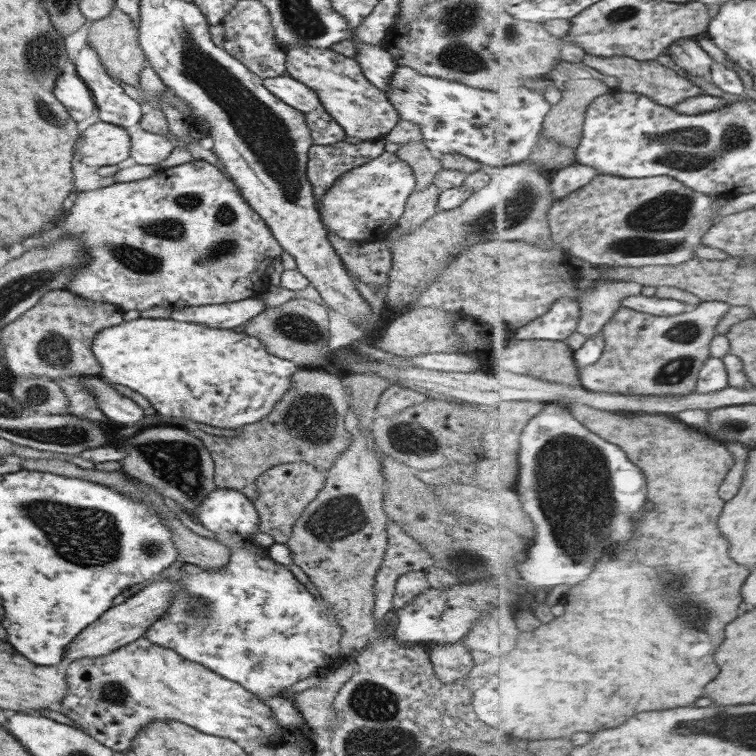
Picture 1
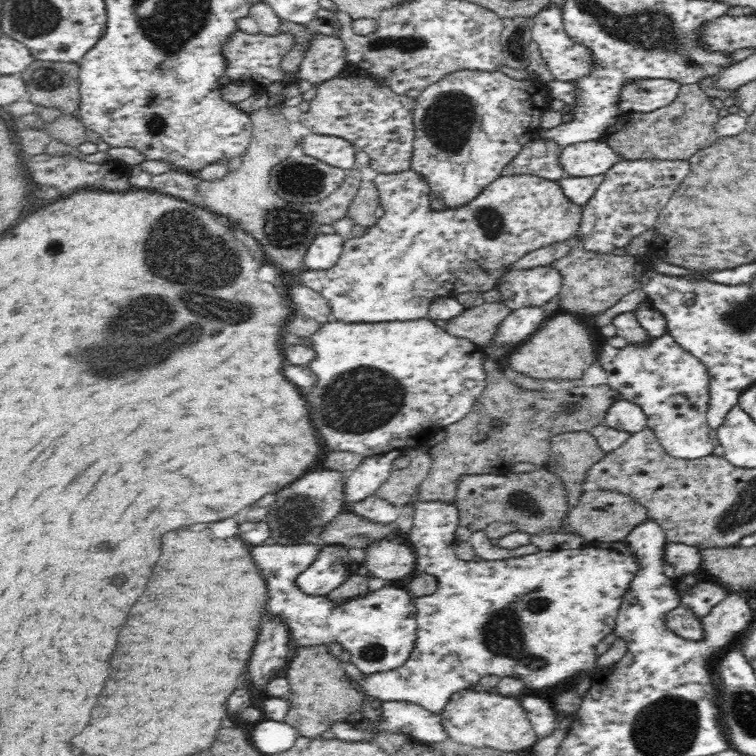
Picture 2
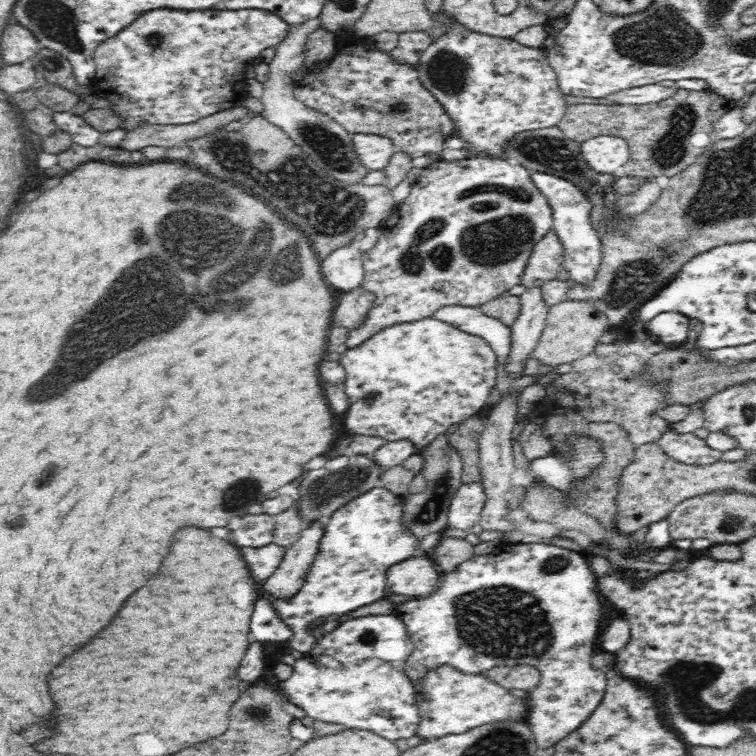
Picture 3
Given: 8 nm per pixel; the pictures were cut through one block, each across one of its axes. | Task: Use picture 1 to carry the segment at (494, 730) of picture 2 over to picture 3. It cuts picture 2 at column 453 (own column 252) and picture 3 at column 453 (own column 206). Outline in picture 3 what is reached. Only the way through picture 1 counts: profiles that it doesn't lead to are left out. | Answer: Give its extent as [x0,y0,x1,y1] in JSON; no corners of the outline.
[414,665,529,740]

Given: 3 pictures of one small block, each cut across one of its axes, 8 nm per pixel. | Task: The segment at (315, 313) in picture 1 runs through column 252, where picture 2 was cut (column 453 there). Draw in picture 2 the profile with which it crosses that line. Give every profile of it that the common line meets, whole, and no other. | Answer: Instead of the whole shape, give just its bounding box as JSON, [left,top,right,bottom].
[442,300,512,347]

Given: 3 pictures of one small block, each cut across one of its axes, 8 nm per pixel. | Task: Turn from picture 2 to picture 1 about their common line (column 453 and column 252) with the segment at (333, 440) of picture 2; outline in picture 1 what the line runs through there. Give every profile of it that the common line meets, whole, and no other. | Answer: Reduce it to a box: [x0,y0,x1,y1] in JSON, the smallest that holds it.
[91,317,300,429]

